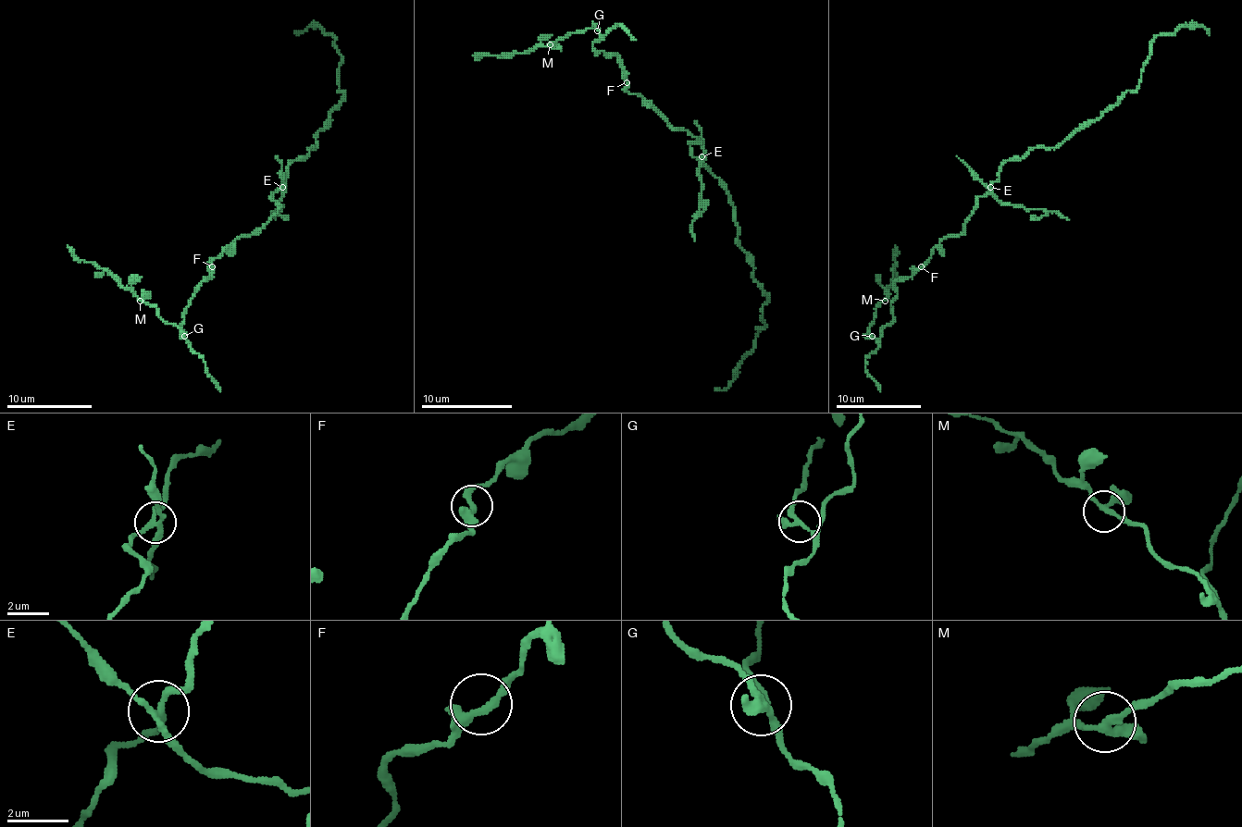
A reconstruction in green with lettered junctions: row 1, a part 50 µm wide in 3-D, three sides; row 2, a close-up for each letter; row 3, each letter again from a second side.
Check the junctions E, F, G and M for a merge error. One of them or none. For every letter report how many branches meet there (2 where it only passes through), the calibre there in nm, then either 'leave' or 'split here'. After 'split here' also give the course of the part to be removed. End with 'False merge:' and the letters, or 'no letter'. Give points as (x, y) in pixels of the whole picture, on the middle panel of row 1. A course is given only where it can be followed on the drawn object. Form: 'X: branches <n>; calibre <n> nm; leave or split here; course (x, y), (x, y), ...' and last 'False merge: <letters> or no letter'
E: branches 4; calibre 240 nm; split here; course (701, 157), (701, 193), (692, 228), (694, 240)
F: branches 3; calibre 240 nm; leave
G: branches 4; calibre 220 nm; leave
M: branches 3; calibre 220 nm; leave
False merge: E

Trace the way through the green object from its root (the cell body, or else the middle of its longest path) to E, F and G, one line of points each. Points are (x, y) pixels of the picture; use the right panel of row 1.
E: (974, 211), (975, 201), (988, 194), (990, 188)
F: (974, 211), (962, 230), (959, 234), (946, 237), (933, 249), (931, 258), (921, 266)
G: (974, 211), (959, 234), (946, 237), (926, 262), (895, 283), (893, 319), (878, 339), (872, 336)

